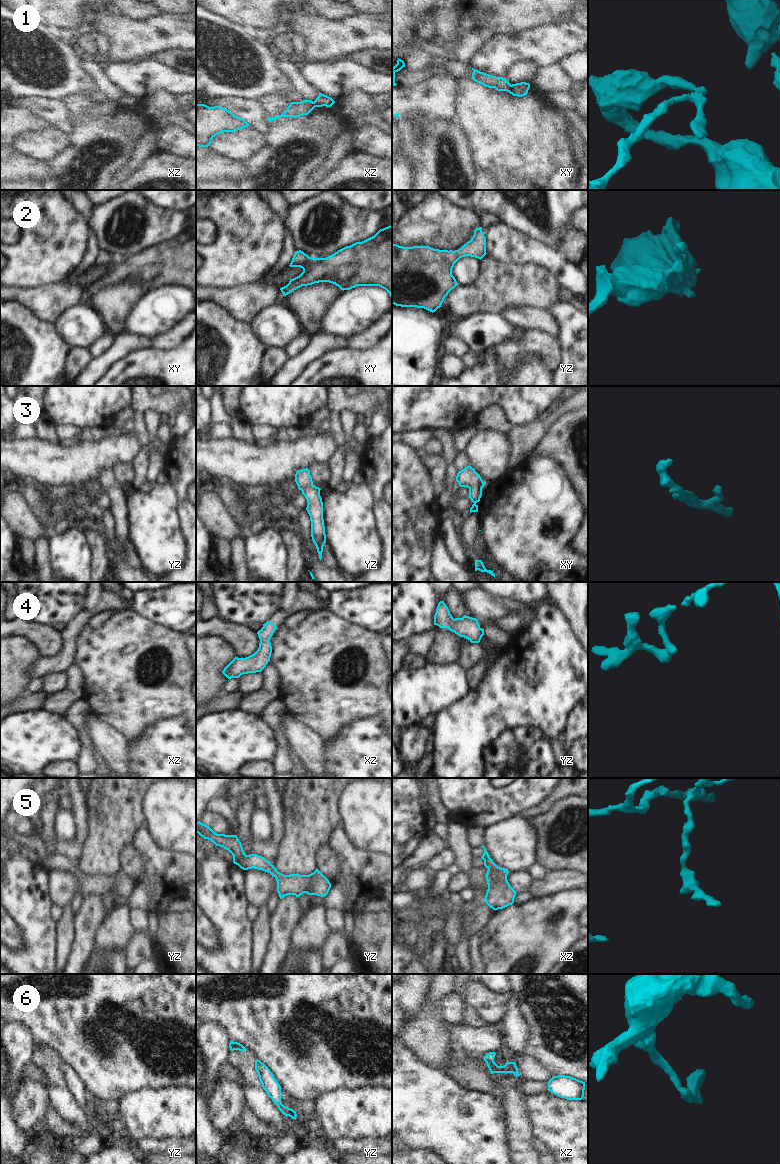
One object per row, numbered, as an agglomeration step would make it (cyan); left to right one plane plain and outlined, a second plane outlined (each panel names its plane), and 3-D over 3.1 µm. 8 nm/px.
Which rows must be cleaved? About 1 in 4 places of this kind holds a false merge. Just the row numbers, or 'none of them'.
1.

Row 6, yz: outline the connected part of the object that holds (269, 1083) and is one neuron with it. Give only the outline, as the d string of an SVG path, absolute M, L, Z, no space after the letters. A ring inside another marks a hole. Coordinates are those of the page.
M257 1059L255 1060L255 1070L258 1073L259 1080L262 1084L263 1089L266 1091L272 1101L277 1105L282 1114L286 1117L289 1116L292 1119L296 1120L296 1112L293 1109L288 1108L282 1104L282 1088L275 1079L270 1069L264 1063Z

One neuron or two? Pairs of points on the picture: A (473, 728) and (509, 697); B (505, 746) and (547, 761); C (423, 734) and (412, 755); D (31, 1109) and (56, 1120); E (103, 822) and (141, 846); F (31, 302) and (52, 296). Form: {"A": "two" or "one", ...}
{"A": "one", "B": "one", "C": "one", "D": "two", "E": "two", "F": "one"}

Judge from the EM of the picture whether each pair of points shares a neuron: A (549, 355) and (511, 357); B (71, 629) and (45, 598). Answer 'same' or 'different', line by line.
A: same
B: different

